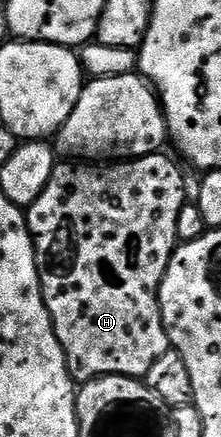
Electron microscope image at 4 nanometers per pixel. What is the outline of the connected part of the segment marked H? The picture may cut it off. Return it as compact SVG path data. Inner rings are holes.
M157 153L131 161L112 161L107 165L93 165L88 161L57 162L54 173L50 173L50 181L46 181L46 189L42 189L42 197L38 197L38 201L34 201L34 205L27 208L28 231L36 244L36 264L42 285L42 297L52 318L54 333L66 353L68 372L77 384L83 385L92 379L101 379L104 375L125 375L131 379L143 380L150 373L154 361L158 361L158 357L170 350L168 334L160 312L160 286L172 254L178 246L176 222L185 202L184 175L180 172L179 165L174 160L167 159L164 153Z

